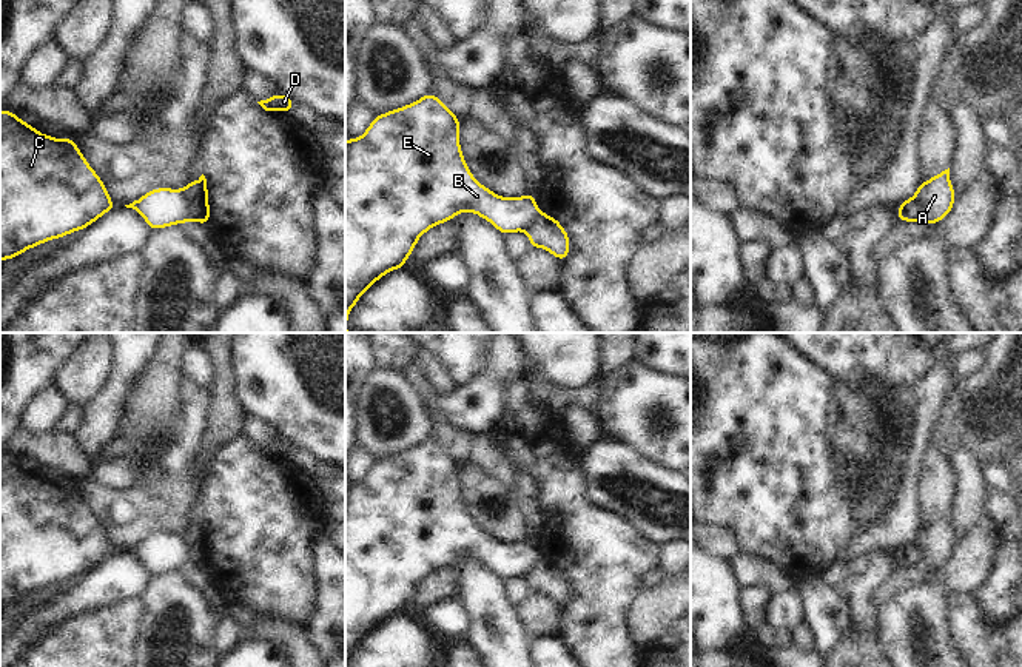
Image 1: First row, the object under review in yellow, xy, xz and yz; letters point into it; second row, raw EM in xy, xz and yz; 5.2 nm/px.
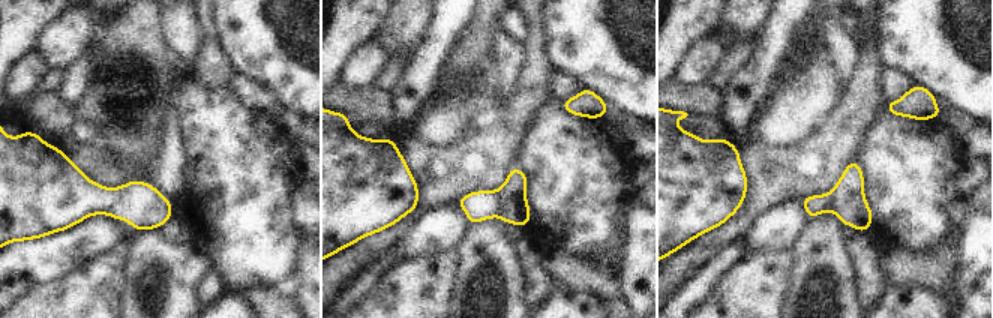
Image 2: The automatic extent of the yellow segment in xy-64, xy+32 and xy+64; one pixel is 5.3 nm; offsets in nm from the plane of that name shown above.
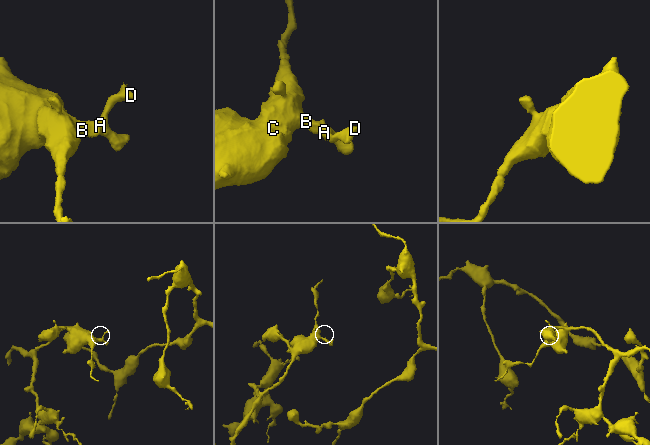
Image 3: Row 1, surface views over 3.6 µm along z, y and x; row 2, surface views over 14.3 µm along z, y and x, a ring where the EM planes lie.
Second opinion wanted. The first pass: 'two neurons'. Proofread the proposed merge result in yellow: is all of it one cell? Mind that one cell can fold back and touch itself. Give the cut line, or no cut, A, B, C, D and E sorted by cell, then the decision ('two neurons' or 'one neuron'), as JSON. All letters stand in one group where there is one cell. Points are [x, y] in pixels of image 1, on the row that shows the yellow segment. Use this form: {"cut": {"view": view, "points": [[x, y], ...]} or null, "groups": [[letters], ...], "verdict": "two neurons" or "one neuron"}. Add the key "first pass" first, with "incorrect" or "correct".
{"first pass": "correct", "cut": {"view": "xy", "points": [[181, 190], [187, 204], [188, 221]]}, "groups": [["A", "D"], ["B", "C", "E"]], "verdict": "two neurons"}

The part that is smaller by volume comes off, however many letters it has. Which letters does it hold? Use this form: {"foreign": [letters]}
{"foreign": ["A", "D"]}

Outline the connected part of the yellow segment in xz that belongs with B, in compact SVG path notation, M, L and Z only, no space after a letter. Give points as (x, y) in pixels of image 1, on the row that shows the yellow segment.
M427 92L413 103L375 116L359 139L345 140L345 331L359 297L387 273L404 268L419 237L432 226L470 211L507 236L524 231L540 214L535 193L501 197L473 177L459 145L459 120L438 96Z

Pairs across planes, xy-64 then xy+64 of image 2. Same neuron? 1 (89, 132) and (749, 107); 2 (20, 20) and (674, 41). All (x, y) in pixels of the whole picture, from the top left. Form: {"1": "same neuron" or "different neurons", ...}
{"1": "different neurons", "2": "same neuron"}

